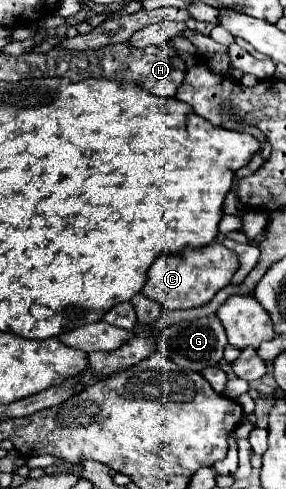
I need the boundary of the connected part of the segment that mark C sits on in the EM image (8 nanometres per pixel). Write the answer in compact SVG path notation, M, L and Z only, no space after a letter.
M213 241L201 249L185 249L179 255L159 257L149 269L149 279L141 293L157 301L165 311L175 309L195 309L203 307L213 299L213 295L231 283L231 277L239 269L239 259L225 245Z

